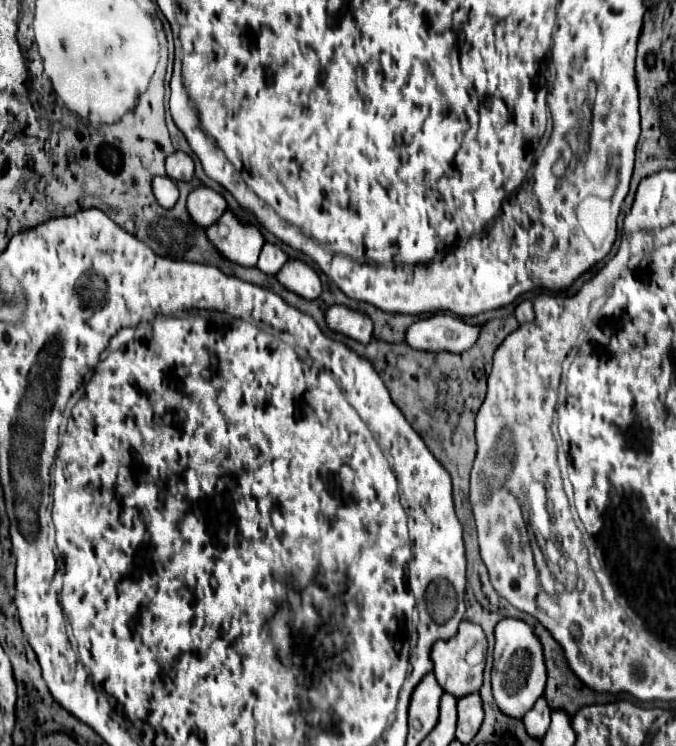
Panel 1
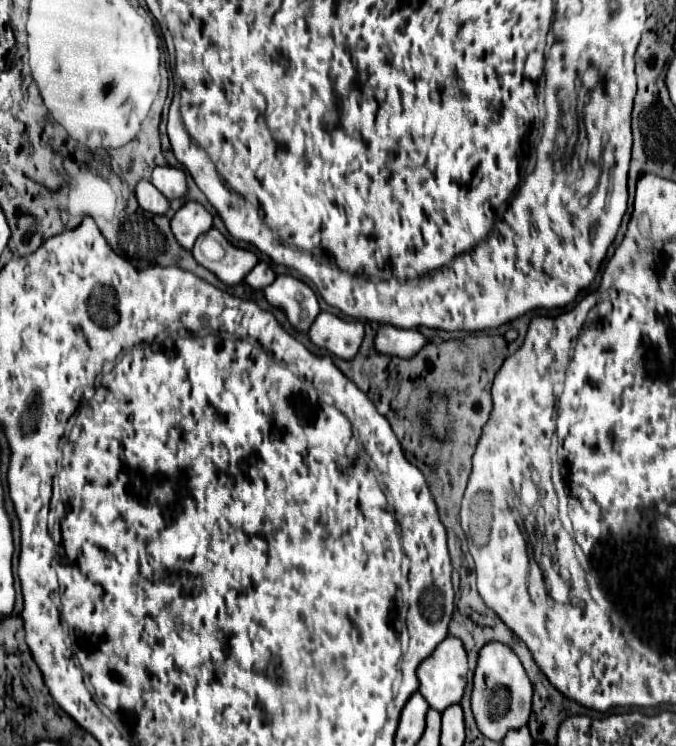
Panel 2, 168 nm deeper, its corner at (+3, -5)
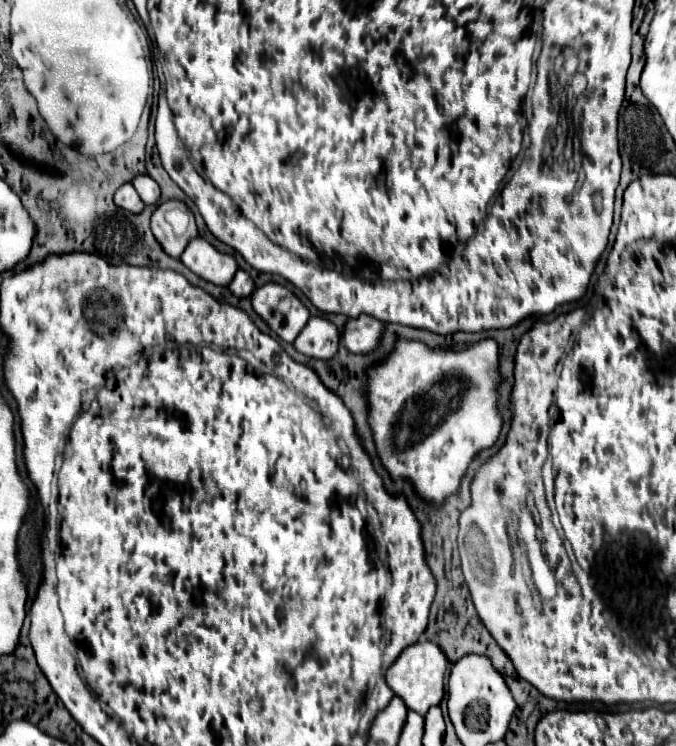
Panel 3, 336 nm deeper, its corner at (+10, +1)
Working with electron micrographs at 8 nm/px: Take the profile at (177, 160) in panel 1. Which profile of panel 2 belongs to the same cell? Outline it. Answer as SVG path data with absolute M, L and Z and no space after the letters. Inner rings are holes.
M159 166L153 170L151 176L151 184L167 198L183 198L183 194L187 192L187 184L185 184L185 172L179 168L171 168L171 166Z

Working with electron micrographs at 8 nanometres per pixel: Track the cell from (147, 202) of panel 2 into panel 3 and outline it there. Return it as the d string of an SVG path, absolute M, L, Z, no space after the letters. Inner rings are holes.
M128 182L128 184L124 184L124 186L120 186L118 188L118 192L114 194L114 202L120 206L120 208L124 208L124 210L128 210L128 212L132 212L132 214L136 214L136 212L142 212L146 206L144 206L144 202L140 200L140 196L136 196L136 192L134 192L136 188L132 188L132 184Z

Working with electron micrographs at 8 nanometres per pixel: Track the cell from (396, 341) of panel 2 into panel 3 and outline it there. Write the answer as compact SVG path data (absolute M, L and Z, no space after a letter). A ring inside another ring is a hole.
M360 314L358 318L350 318L346 330L342 334L342 344L356 354L370 354L380 348L384 324L370 314Z

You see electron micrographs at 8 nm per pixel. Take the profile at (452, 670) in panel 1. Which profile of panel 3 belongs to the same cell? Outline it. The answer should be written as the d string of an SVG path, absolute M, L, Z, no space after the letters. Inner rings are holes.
M424 638L416 644L412 644L412 646L408 646L398 656L398 660L386 672L386 682L394 690L394 694L404 700L404 704L410 710L424 716L432 706L442 702L442 698L444 698L444 680L446 680L448 674L450 674L450 662L444 656L444 650L438 644L432 644L430 640Z

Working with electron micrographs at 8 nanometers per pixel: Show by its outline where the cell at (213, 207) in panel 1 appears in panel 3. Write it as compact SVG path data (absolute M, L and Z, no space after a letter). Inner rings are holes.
M180 200L162 202L154 210L152 232L162 248L174 258L180 258L188 240L198 234L192 210Z

